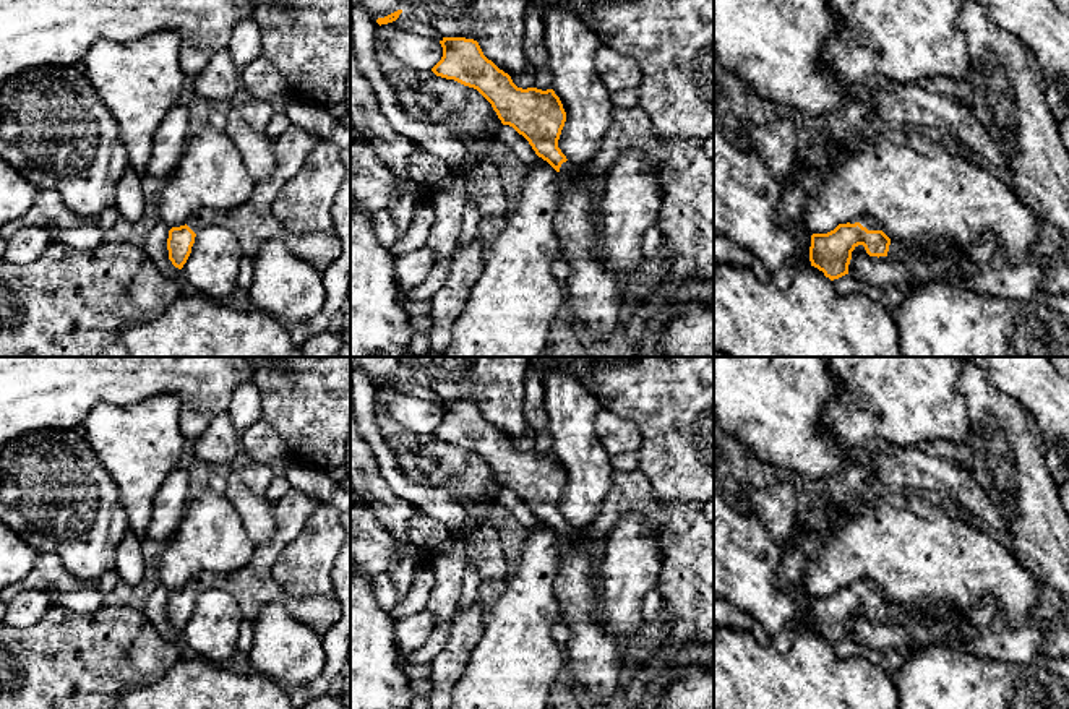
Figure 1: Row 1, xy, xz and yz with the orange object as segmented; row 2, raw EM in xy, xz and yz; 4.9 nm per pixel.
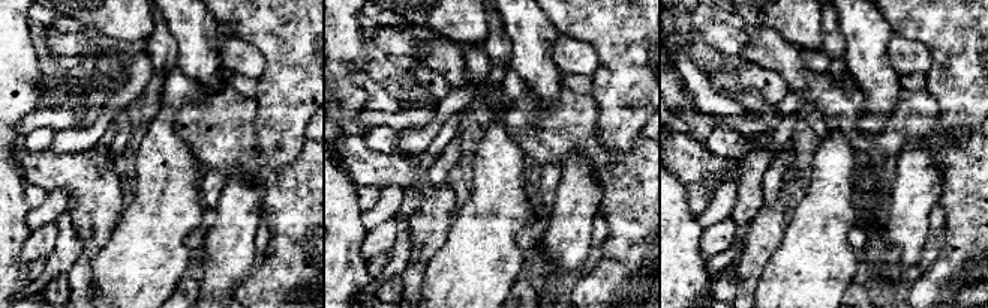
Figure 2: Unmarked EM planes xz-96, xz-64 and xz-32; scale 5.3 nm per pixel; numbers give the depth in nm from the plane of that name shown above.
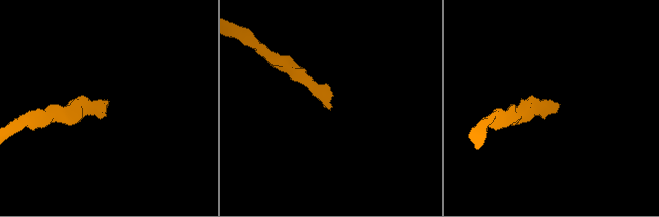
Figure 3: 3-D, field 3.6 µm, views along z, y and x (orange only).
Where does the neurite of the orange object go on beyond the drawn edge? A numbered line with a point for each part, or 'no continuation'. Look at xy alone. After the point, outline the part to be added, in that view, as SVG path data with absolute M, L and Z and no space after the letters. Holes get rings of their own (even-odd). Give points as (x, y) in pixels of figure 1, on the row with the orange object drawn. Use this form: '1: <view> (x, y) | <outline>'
1: xy (252, 223) | M292 125L273 140L274 170L269 178L255 183L245 203L227 211L200 209L187 226L195 234L209 226L227 227L251 258L268 242L285 243L292 234L276 219L271 206L285 180L300 170L318 143L320 138L315 133Z

